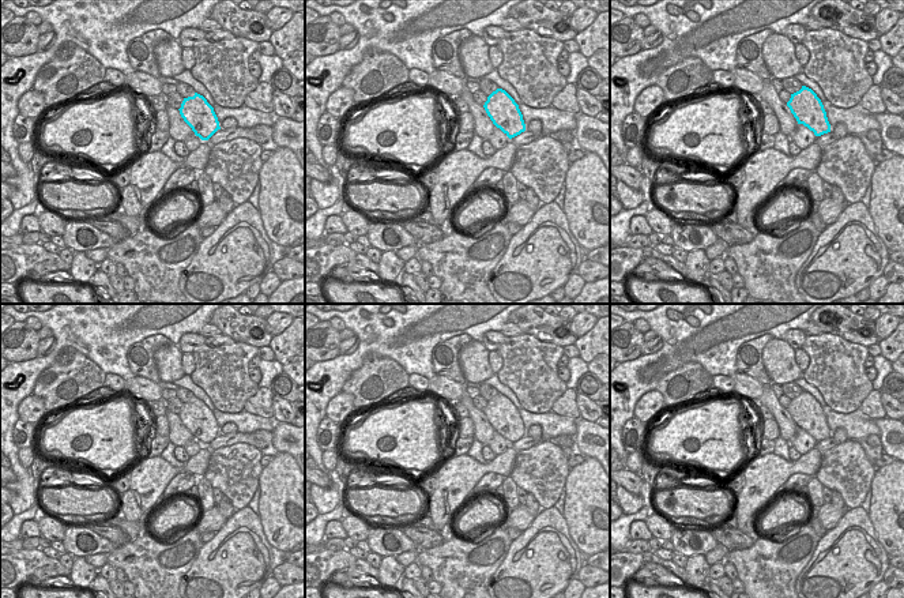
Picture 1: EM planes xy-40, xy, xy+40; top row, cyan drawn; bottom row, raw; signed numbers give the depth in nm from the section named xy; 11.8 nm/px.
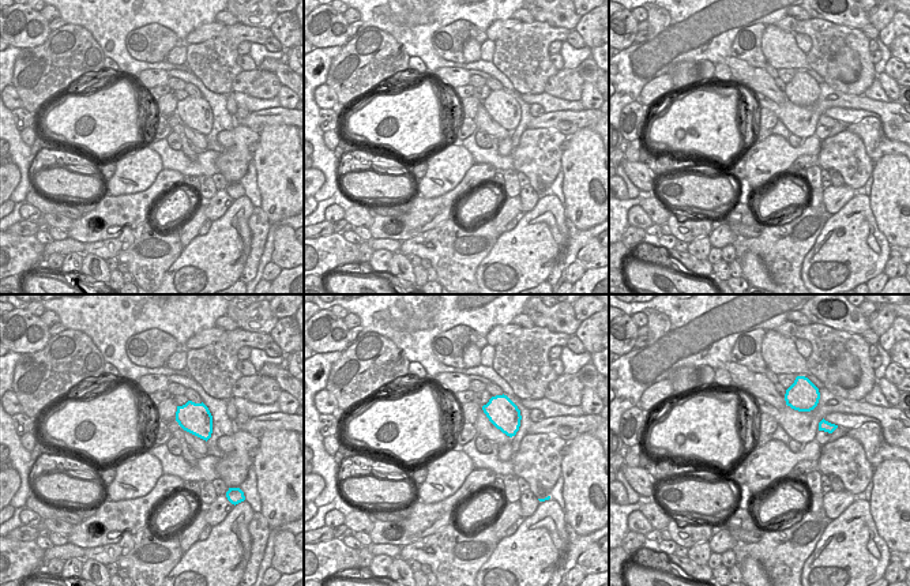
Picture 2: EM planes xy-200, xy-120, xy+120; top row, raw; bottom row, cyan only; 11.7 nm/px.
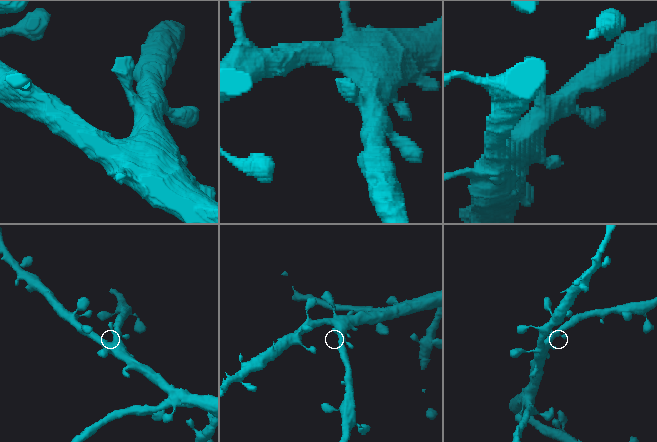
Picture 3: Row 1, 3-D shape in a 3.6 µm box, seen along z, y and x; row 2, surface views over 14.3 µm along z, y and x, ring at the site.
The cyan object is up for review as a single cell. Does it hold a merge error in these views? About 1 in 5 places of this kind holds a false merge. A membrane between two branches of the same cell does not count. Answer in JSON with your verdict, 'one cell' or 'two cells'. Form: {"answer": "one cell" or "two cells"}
{"answer": "one cell"}

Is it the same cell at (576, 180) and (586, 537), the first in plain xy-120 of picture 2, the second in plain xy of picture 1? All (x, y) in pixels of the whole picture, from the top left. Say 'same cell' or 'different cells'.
same cell

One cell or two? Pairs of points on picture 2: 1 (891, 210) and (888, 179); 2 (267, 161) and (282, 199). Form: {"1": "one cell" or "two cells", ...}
{"1": "one cell", "2": "one cell"}

